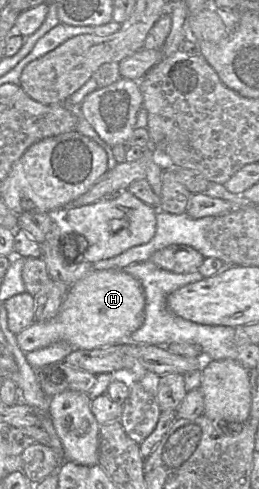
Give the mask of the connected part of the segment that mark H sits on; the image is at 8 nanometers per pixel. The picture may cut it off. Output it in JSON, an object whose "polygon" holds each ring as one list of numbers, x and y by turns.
{"polygon":[[91,269,69,288,57,315,49,321,34,321,17,335,17,343,24,353,56,342,66,342,74,350,98,349,127,342,144,320,144,290,135,277,121,269]]}

